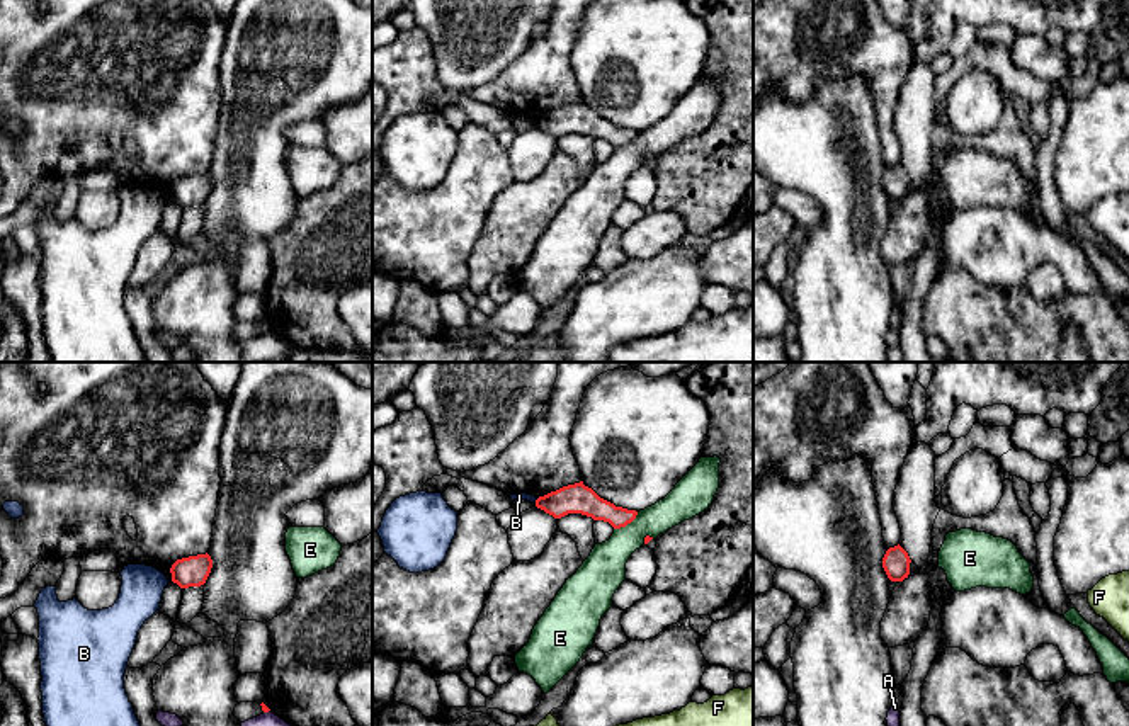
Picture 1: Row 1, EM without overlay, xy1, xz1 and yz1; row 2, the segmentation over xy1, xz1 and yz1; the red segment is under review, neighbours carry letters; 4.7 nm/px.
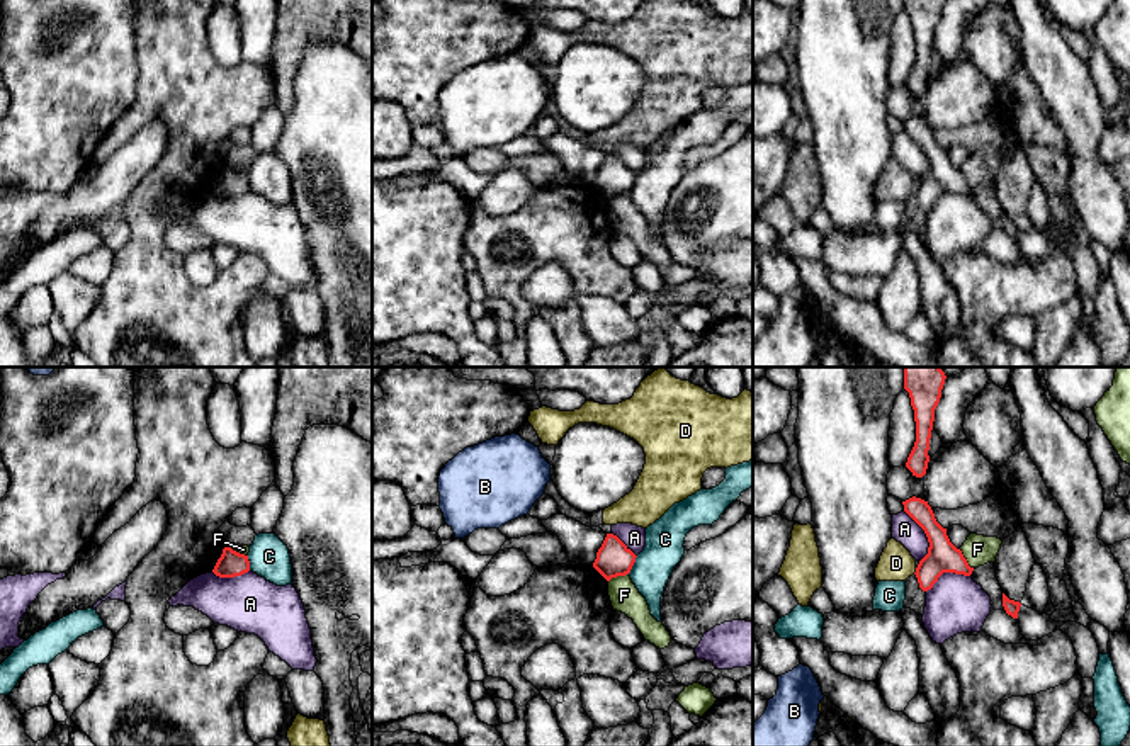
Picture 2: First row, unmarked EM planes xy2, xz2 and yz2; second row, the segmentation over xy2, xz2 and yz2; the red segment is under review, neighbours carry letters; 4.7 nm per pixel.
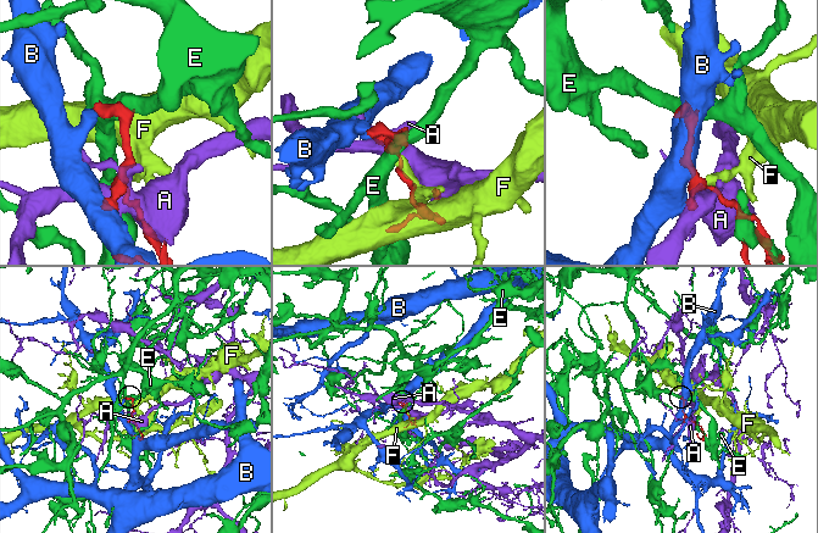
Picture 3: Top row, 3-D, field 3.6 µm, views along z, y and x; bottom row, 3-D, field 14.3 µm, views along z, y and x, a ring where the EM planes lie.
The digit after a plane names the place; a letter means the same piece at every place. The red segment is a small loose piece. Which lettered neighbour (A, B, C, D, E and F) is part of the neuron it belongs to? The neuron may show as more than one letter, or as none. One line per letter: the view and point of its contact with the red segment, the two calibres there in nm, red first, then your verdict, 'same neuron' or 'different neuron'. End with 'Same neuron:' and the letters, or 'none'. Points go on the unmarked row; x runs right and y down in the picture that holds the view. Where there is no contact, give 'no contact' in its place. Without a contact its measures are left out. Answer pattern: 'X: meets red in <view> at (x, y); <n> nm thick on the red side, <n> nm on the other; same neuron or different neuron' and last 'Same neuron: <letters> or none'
A: meets red in yz2 at (926, 155); 150 nm thick on the red side, 120 nm on the other; different neuron
B: meets red in xz1 at (536, 119); 140 nm thick on the red side, 30 nm on the other; different neuron
C: meets red in xz2 at (632, 184); 160 nm thick on the red side, 180 nm on the other; different neuron
D: meets red in yz2 at (916, 191); 150 nm thick on the red side, 160 nm on the other; different neuron
E: meets red in xz1 at (626, 143); 140 nm thick on the red side, 200 nm on the other; different neuron
F: meets red in yz2 at (966, 179); 150 nm thick on the red side, 140 nm on the other; different neuron
Same neuron: none

